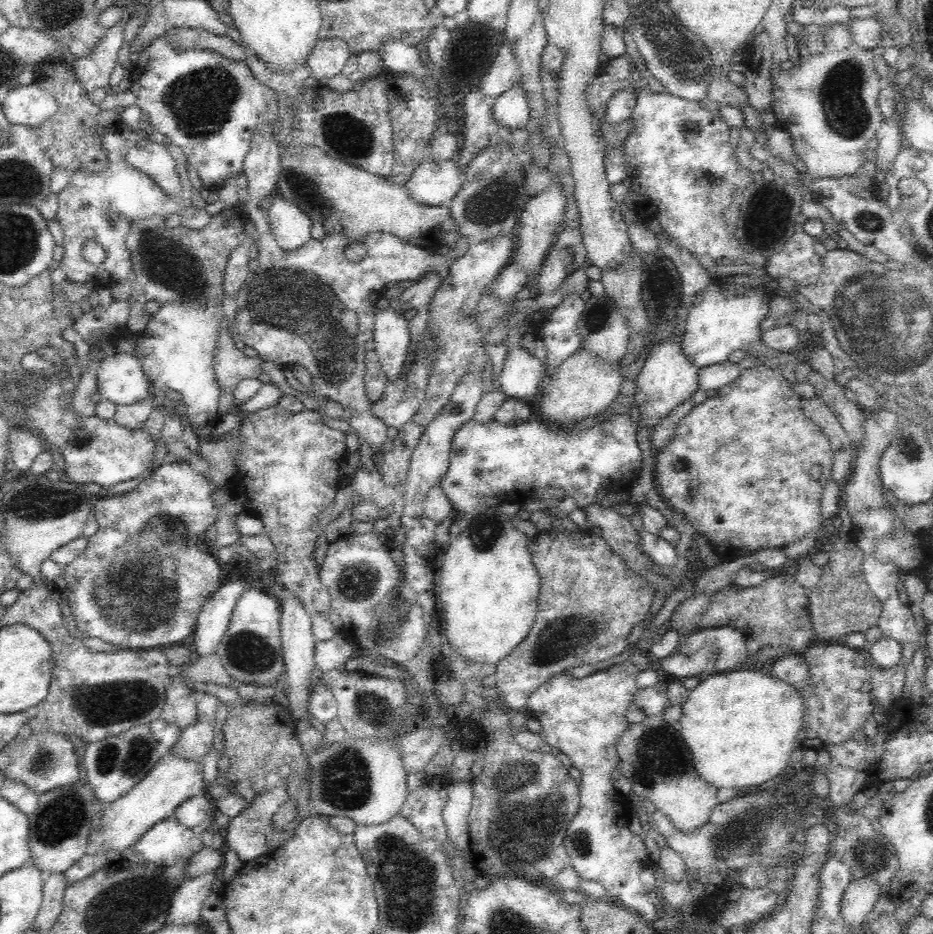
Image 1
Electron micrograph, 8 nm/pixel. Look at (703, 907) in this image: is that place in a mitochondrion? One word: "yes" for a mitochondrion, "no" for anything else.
no

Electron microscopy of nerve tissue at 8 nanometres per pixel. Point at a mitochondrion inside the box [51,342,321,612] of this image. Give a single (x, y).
(80, 439)

